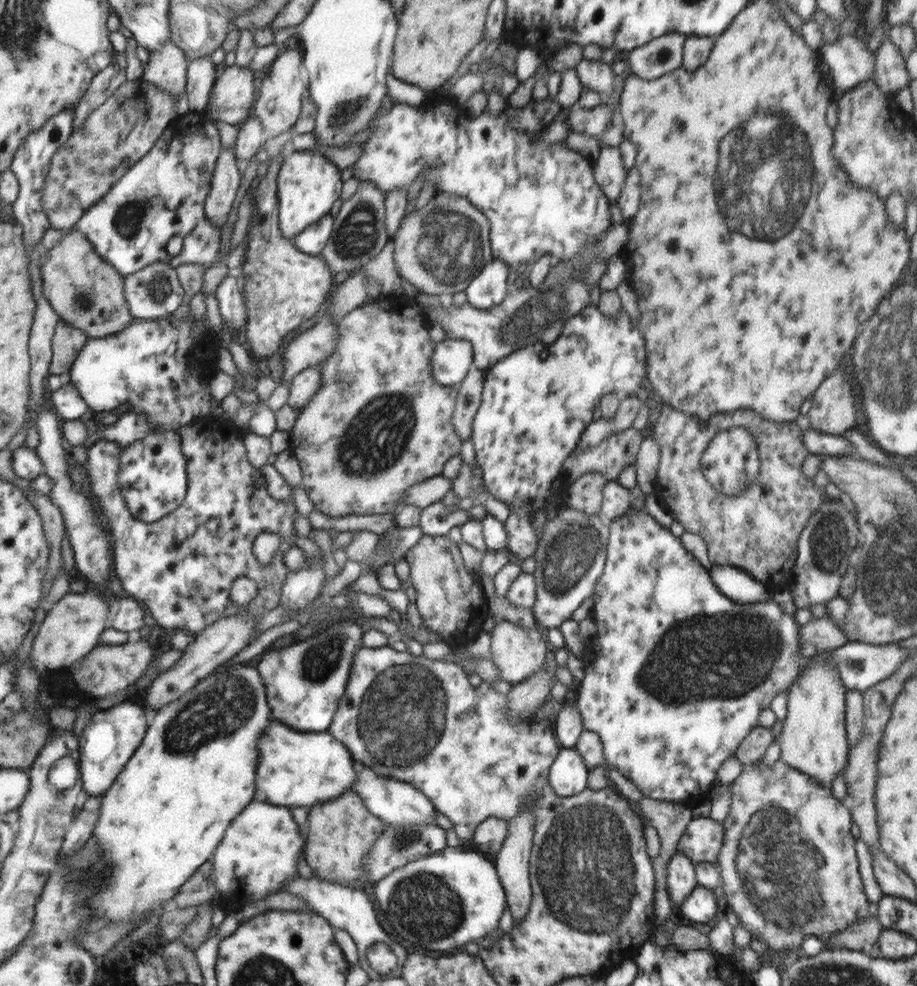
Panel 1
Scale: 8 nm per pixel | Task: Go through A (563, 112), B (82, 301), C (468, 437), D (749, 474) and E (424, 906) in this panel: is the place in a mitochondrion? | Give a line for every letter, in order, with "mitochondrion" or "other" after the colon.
A: other
B: mitochondrion
C: other
D: mitochondrion
E: mitochondrion

